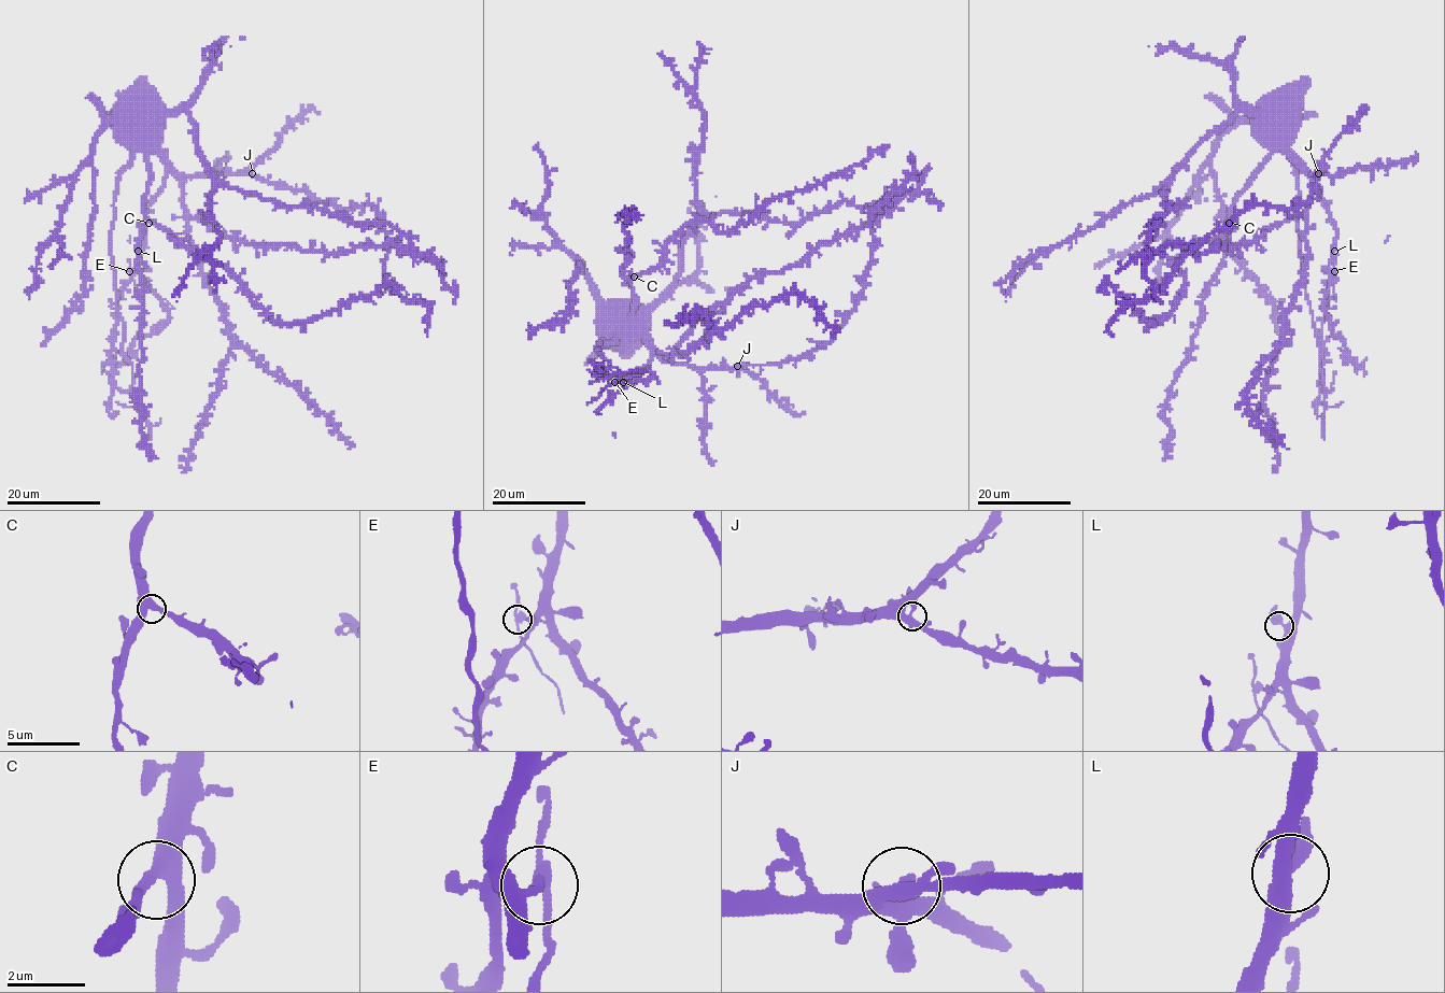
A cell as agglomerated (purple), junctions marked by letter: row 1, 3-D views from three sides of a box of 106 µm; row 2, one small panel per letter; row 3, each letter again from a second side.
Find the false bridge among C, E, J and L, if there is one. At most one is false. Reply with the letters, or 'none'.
E

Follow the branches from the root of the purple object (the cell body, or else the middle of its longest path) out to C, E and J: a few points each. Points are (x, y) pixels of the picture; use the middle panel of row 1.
C: (653, 344), (632, 322), (635, 295), (629, 280), (634, 277)
E: (653, 344), (651, 360), (628, 383), (625, 377), (622, 382), (614, 382)
J: (653, 344), (675, 363), (705, 369), (737, 366)

